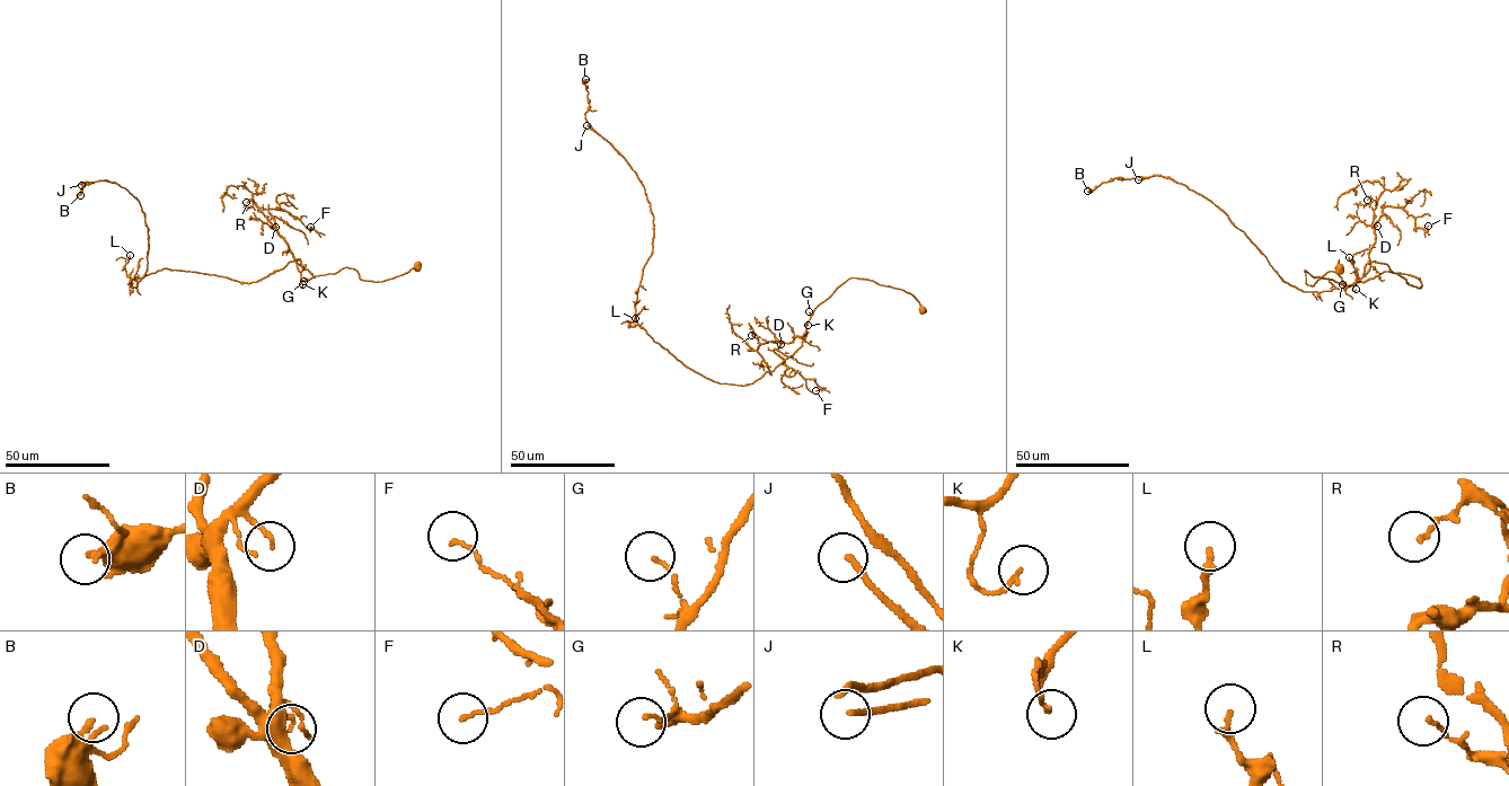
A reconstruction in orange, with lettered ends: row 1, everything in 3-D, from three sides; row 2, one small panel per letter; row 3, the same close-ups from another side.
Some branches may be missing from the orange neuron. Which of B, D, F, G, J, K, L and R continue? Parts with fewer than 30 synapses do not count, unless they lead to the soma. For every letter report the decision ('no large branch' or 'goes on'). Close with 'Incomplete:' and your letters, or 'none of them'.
B: no large branch
D: no large branch
F: no large branch
G: no large branch
J: goes on
K: no large branch
L: no large branch
R: no large branch
Incomplete: J

